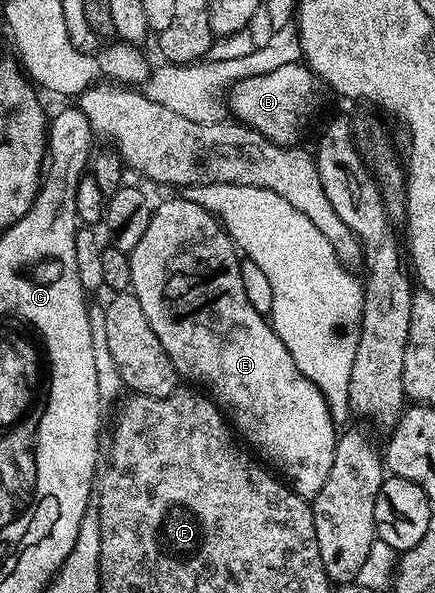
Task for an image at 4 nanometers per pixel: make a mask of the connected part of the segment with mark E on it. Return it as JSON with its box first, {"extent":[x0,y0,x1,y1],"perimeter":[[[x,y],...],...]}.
{"extent":[135,195,338,499],"perimeter":[[[176,195],[176,197],[170,198],[169,201],[164,201],[161,205],[157,204],[153,208],[150,224],[146,226],[146,232],[142,235],[142,239],[138,239],[138,247],[135,252],[139,256],[144,256],[144,273],[148,276],[146,308],[148,316],[152,319],[154,335],[158,335],[158,343],[162,343],[166,355],[170,355],[170,363],[174,363],[177,374],[183,380],[184,377],[188,380],[185,382],[206,391],[207,396],[211,397],[226,414],[227,420],[234,426],[235,432],[245,442],[248,440],[253,445],[251,448],[261,458],[264,456],[265,459],[263,458],[263,460],[281,478],[287,479],[290,482],[290,487],[296,494],[305,499],[315,497],[318,491],[322,491],[322,483],[326,483],[326,475],[330,475],[330,463],[334,463],[334,451],[336,450],[336,439],[338,436],[337,422],[332,420],[332,416],[328,410],[328,404],[319,387],[310,379],[306,379],[306,375],[302,375],[302,371],[296,369],[294,359],[290,359],[290,351],[286,351],[282,339],[278,339],[278,335],[272,330],[271,320],[265,314],[256,311],[250,305],[250,300],[246,299],[246,292],[245,288],[242,287],[241,272],[239,271],[242,257],[236,246],[233,245],[231,237],[224,230],[223,224],[217,218],[213,217],[211,213],[207,213],[198,203],[188,201],[183,195]]]}

